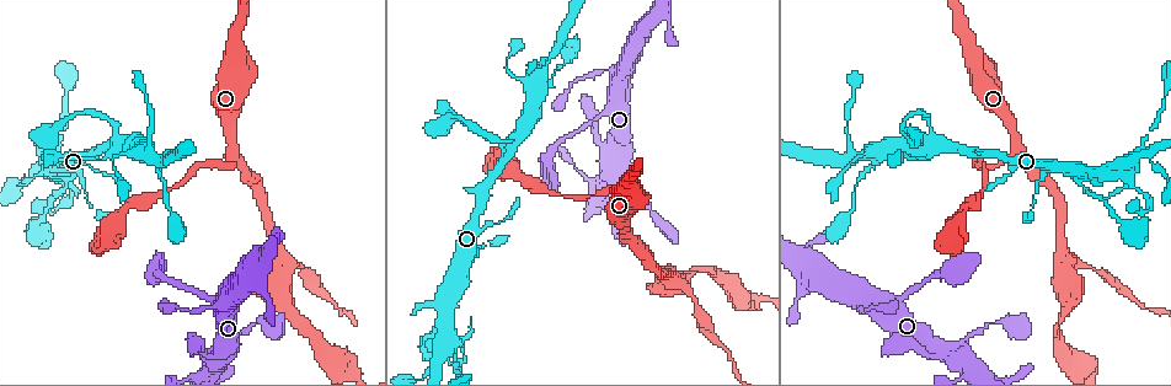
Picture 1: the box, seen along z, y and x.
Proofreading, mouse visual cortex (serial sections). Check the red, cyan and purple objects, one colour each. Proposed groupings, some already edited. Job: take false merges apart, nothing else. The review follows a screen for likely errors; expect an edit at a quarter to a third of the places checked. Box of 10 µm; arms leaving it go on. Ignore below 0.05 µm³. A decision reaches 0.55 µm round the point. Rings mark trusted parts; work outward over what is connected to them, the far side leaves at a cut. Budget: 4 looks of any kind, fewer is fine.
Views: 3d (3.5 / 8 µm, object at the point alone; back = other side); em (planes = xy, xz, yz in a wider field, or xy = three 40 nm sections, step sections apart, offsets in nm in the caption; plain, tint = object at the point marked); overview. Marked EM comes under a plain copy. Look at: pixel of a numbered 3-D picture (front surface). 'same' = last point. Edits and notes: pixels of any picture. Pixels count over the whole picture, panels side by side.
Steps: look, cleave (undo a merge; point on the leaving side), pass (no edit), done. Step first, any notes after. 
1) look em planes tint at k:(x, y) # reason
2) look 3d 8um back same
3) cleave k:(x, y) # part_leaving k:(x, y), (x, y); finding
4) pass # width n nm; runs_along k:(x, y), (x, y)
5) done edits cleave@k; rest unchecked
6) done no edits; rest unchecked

look 3d 3.5um at 1:(228, 166) # sharp bend

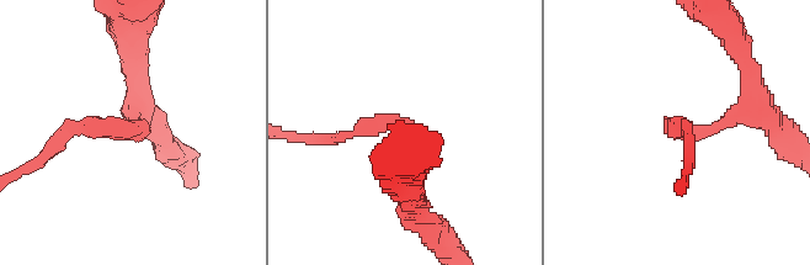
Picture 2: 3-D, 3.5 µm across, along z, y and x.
look em xy step 2 tint at 2:(130, 133) # arm_widths 150, 200 nm; need the tissue

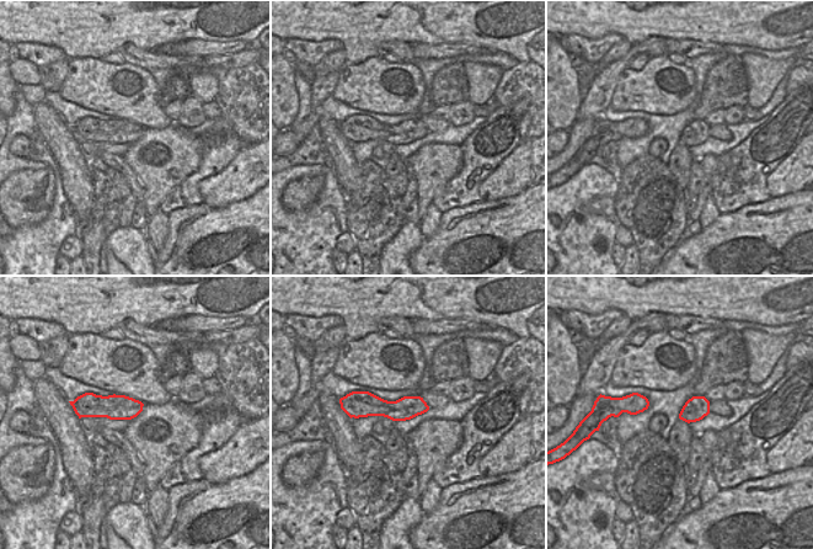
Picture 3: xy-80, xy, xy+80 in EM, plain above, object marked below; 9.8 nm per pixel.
pass # continuous, no second cell

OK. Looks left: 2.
look 3d 3.5um at 1:(280, 258) # three arms meet

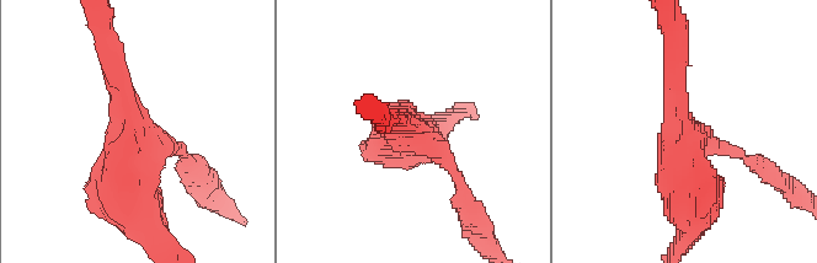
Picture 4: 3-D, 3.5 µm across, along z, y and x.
look em xy step 1 tint at 4:(132, 135) # shape alone is not enough

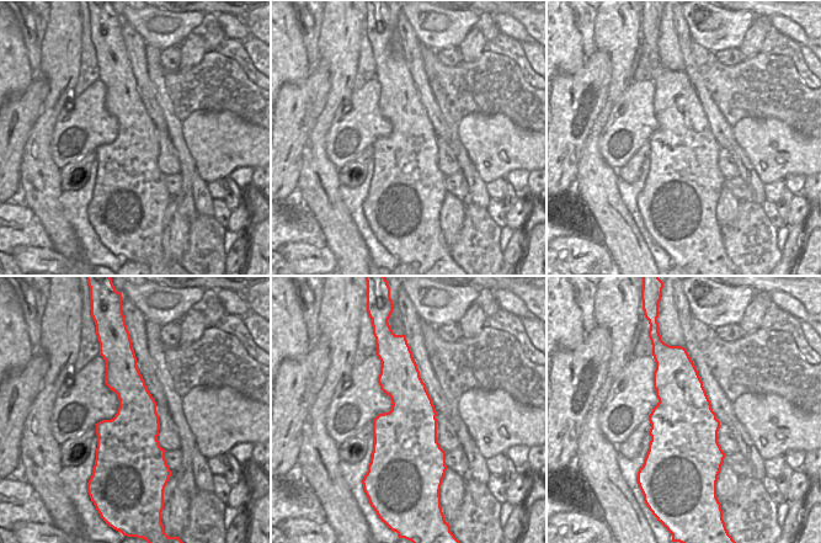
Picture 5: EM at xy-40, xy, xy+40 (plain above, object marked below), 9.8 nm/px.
pass # width 600 nm; runs_along 4:(110, 60), (140, 215); continuous, no second cell

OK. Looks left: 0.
done no edits; rest unchecked

